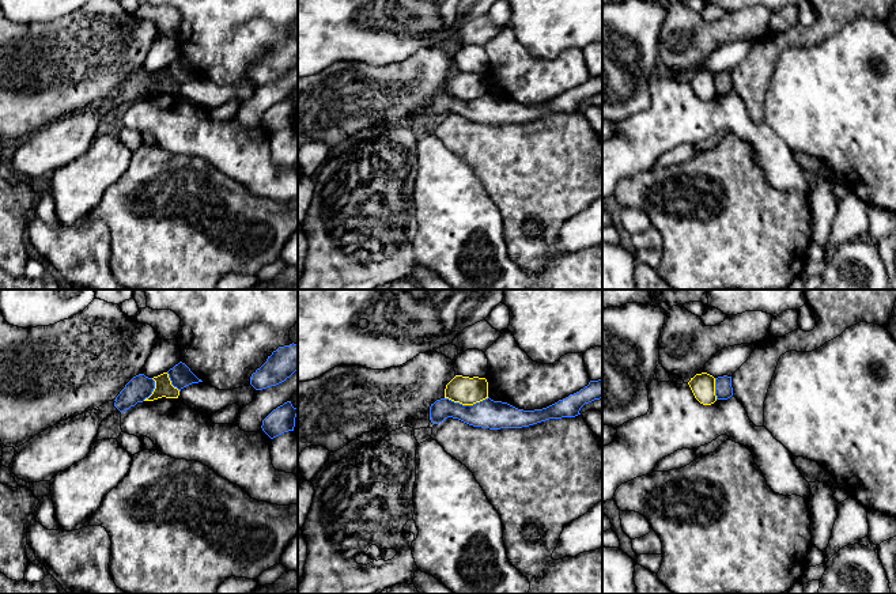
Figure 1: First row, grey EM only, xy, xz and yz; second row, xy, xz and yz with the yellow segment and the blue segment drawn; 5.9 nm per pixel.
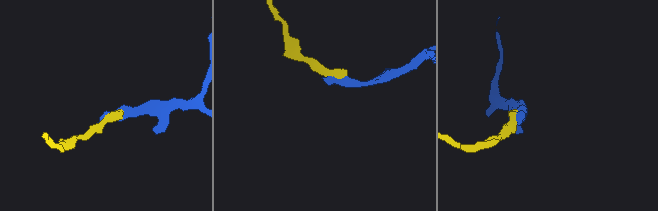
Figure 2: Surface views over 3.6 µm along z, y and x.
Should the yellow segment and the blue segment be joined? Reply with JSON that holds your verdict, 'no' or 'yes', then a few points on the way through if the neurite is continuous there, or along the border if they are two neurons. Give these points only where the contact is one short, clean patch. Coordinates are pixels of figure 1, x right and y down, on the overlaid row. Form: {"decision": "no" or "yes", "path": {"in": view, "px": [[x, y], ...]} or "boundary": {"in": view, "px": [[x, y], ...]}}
{"decision": "no", "boundary": {"in": "xz", "px": [[488, 397], [472, 404], [460, 404], [445, 398]]}}

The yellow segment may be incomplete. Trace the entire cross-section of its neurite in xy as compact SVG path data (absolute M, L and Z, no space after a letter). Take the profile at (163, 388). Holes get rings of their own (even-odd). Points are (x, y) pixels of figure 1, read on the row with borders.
M167 372L154 377L152 379L155 381L155 389L152 394L144 401L154 401L162 397L178 398L179 390L171 385L171 381Z

